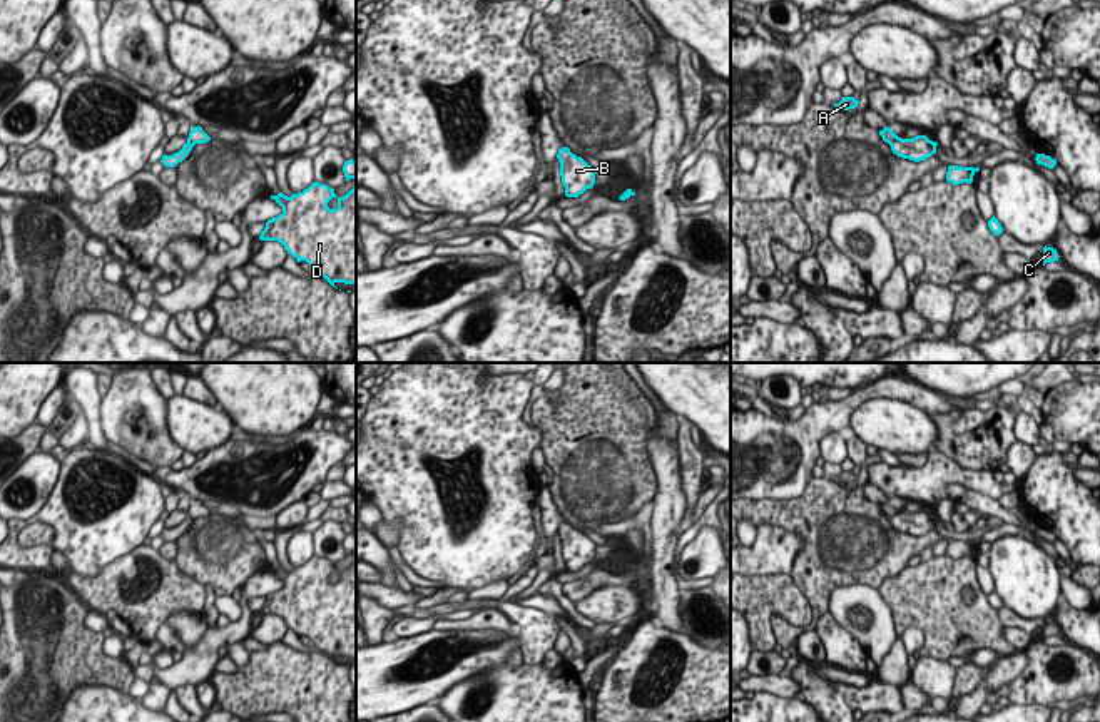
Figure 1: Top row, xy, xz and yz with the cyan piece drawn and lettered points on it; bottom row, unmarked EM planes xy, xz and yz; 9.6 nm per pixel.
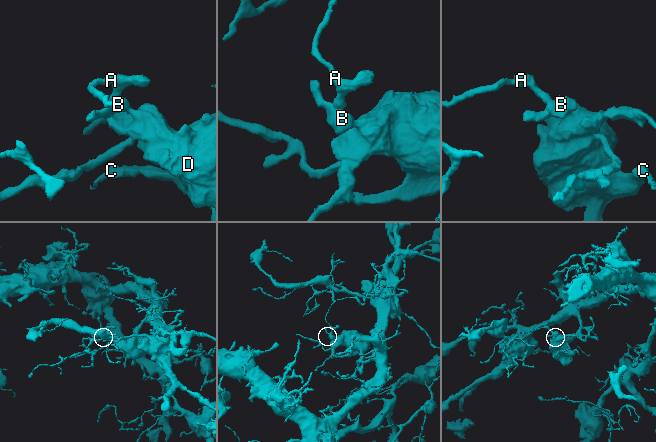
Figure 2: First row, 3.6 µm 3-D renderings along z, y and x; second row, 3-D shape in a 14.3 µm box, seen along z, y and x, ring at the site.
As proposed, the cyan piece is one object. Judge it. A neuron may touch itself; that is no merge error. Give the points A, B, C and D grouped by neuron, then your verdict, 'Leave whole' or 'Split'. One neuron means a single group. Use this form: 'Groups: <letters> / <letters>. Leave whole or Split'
Groups: A / B C D. Split

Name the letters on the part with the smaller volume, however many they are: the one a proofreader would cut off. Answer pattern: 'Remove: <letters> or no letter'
Remove: A

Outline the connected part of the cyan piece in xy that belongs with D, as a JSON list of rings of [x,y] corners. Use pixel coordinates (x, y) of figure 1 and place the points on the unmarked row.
[[[313,557],[291,572],[271,570],[283,587],[266,597],[261,615],[278,615],[298,637],[306,635],[319,652],[333,662],[336,657],[356,660],[356,560],[343,572],[326,558]]]

